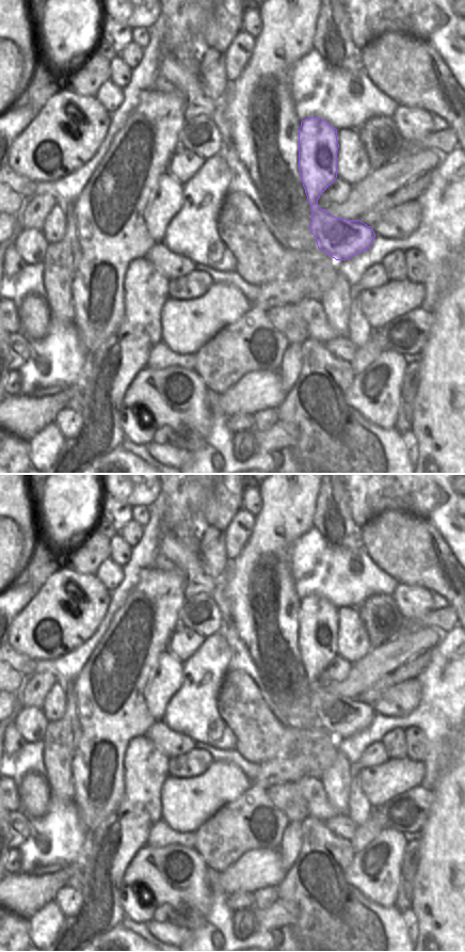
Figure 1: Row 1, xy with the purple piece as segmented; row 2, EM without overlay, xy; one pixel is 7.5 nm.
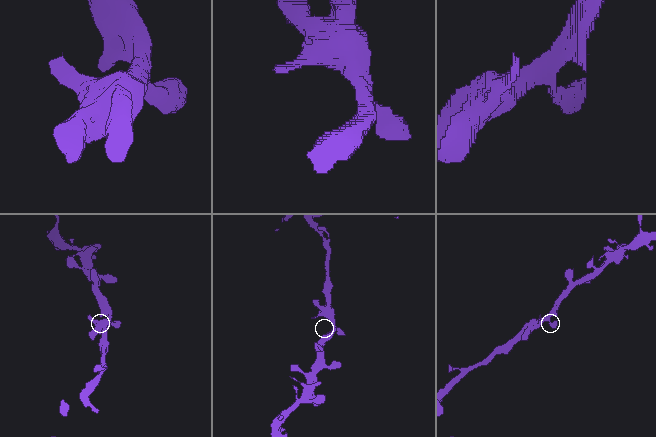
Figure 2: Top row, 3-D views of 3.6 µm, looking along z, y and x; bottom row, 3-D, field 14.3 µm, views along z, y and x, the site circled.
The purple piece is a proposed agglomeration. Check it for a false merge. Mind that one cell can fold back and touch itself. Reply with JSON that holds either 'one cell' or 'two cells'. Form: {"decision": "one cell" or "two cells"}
{"decision": "one cell"}

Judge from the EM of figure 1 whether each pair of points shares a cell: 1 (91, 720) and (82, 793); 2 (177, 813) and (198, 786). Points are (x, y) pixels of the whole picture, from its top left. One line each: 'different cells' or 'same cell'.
1: same cell
2: same cell

